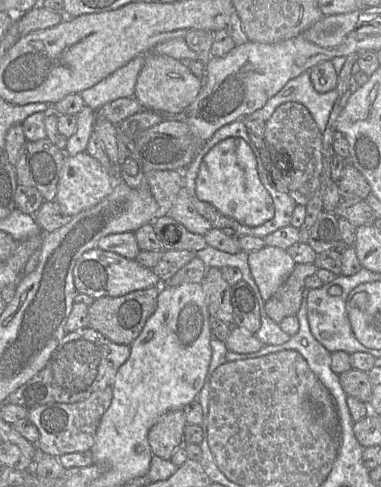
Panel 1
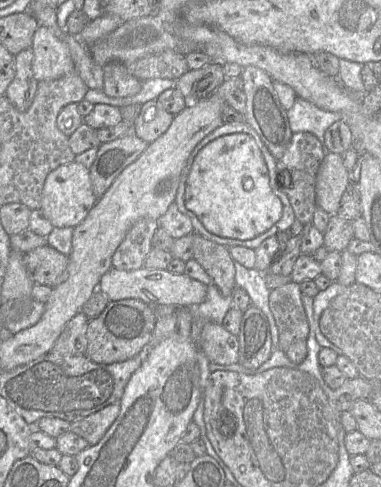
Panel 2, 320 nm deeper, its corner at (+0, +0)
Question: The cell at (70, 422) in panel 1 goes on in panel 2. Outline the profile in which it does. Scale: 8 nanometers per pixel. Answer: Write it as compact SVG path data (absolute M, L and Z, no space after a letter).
M120 401L70 423L70 432L84 438L90 446L97 444L119 415Z

